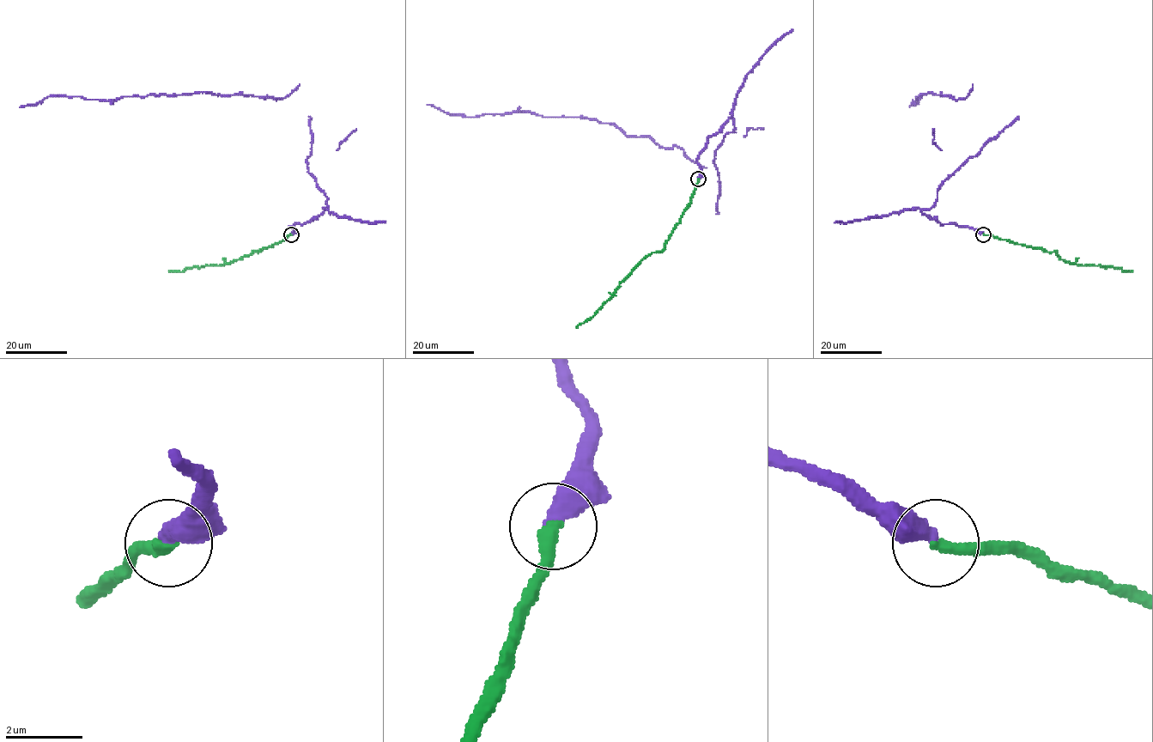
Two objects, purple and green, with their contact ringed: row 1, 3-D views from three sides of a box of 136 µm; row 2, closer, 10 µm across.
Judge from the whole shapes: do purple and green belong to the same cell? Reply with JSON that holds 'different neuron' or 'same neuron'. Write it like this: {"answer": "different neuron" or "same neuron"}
{"answer": "same neuron"}

